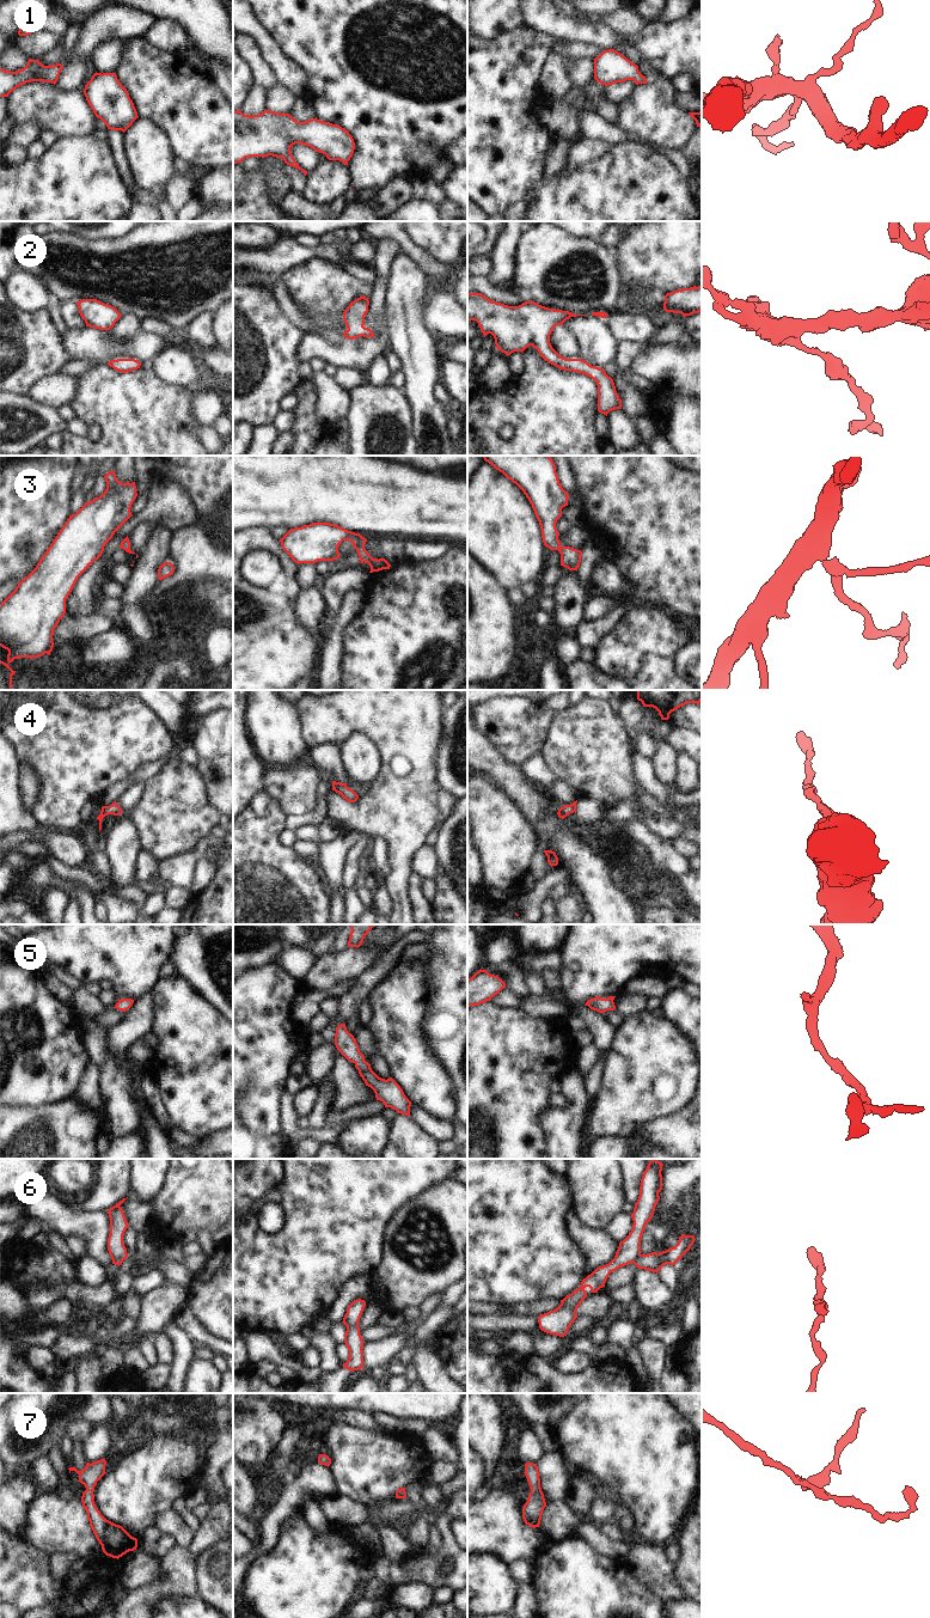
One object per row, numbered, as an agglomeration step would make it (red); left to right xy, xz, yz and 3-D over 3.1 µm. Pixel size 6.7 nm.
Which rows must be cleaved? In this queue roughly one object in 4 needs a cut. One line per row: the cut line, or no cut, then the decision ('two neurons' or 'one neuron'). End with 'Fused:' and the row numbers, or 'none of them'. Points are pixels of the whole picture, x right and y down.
1: cut none; one neuron
2: cut none; one neuron
3: cut none; one neuron
4: cut none; one neuron
5: cut none; one neuron
6: cut xz (358, 1326), (347, 1328); two neurons
7: cut none; one neuron
Fused: 6

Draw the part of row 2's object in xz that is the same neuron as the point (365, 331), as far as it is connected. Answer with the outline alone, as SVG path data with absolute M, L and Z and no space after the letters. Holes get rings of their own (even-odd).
M365 295L355 299L343 312L343 319L347 325L347 330L343 336L354 340L357 337L374 337L371 329L365 328L365 316L368 312L369 300Z

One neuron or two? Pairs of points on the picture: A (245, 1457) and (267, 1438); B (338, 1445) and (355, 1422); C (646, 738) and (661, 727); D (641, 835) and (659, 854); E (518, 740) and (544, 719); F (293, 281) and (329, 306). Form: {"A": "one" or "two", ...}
{"A": "one", "B": "two", "C": "two", "D": "one", "E": "one", "F": "one"}

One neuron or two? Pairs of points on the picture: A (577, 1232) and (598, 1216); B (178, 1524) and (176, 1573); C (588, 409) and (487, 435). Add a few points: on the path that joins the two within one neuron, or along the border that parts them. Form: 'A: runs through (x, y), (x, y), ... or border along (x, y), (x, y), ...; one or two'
A: border along (575, 1213), (585, 1223), (604, 1231); two
B: border along (176, 1545), (188, 1551); two
C: runs through (563, 409), (511, 410); one

